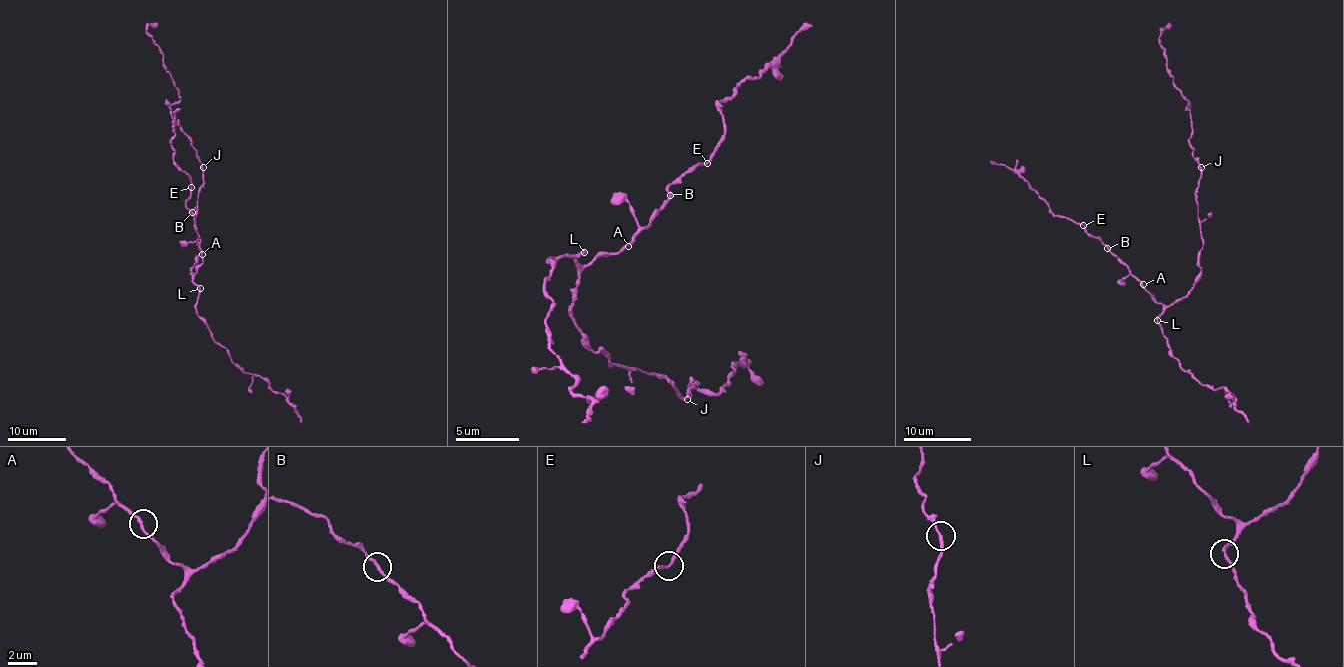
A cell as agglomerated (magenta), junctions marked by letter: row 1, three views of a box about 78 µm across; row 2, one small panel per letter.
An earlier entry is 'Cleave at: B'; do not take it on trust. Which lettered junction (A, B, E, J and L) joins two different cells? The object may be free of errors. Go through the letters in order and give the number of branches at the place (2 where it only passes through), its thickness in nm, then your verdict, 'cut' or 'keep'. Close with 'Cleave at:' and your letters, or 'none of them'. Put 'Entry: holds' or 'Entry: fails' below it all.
A: 2 | 200 nm | keep
B: 2 | 190 nm | keep
E: 2 | 190 nm | keep
J: 2 | 190 nm | keep
L: 2 | 200 nm | keep
Cleave at: none of them
Entry: fails

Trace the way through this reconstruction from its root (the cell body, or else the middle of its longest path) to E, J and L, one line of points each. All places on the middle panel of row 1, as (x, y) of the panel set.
E: (600, 351), (589, 350), (569, 307), (580, 272), (647, 230), (671, 184), (707, 163)
J: (600, 351), (610, 356), (611, 365), (657, 376), (680, 391), (678, 395), (687, 399)
L: (600, 351), (589, 350), (569, 307), (577, 283), (577, 257), (583, 253)

